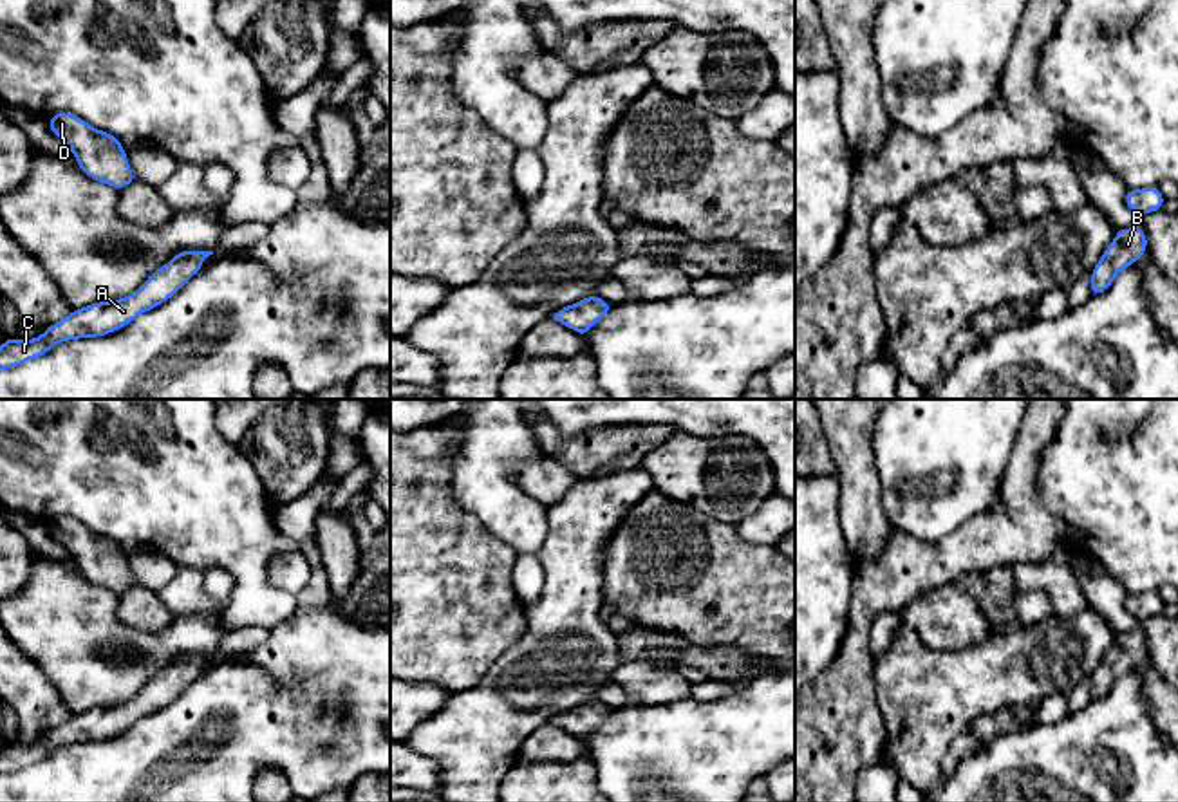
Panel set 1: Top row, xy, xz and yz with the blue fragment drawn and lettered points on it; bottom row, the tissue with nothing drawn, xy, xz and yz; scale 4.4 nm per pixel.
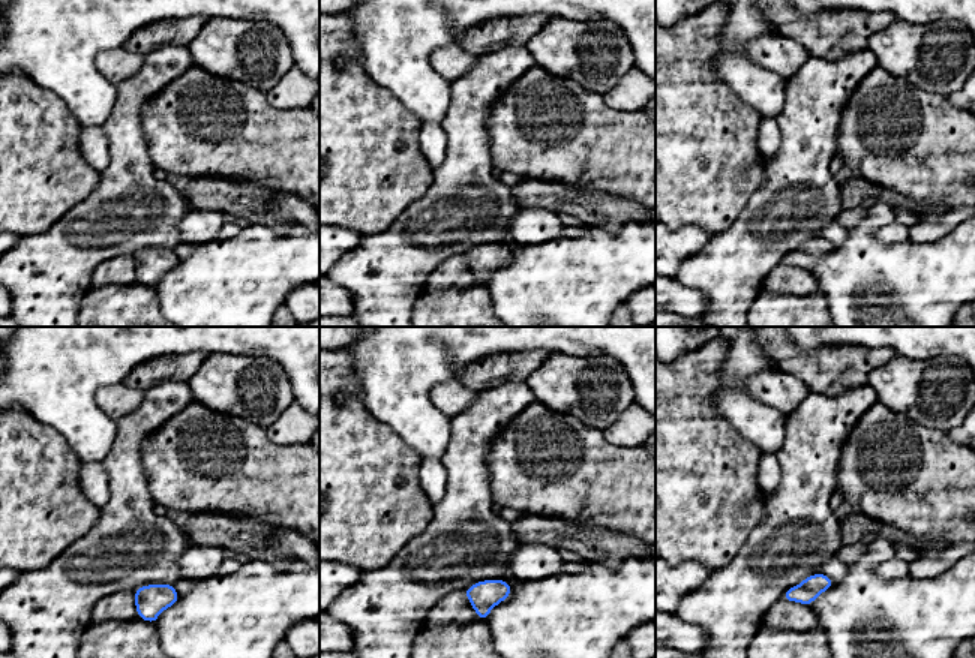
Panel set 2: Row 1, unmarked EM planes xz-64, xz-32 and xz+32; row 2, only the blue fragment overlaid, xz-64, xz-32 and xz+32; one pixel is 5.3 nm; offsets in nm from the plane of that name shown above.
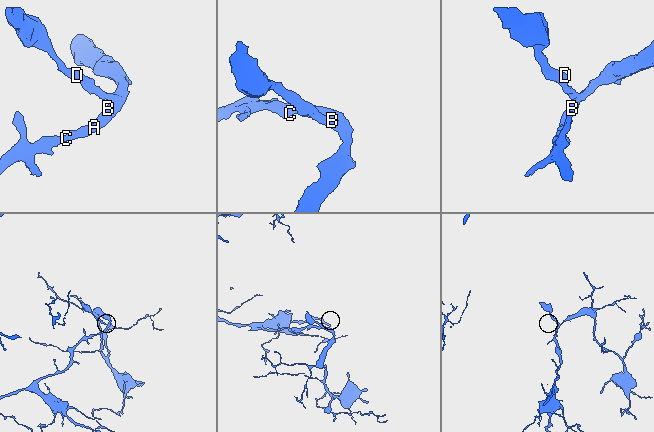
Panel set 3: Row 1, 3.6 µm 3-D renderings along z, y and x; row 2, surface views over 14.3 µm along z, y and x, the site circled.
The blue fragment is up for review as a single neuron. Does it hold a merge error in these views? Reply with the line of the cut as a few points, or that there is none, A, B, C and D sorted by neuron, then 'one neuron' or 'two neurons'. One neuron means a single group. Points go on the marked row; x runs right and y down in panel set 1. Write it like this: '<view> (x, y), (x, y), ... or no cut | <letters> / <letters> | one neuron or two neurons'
no cut | A B C D | one neuron

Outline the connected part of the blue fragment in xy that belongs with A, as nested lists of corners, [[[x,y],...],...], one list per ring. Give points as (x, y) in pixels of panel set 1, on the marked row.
[[[179,251],[170,262],[152,273],[136,293],[121,300],[96,302],[76,309],[34,340],[7,338],[0,345],[0,370],[40,358],[56,343],[107,336],[126,327],[143,312],[170,300],[201,271],[202,260],[210,255],[213,251]]]

